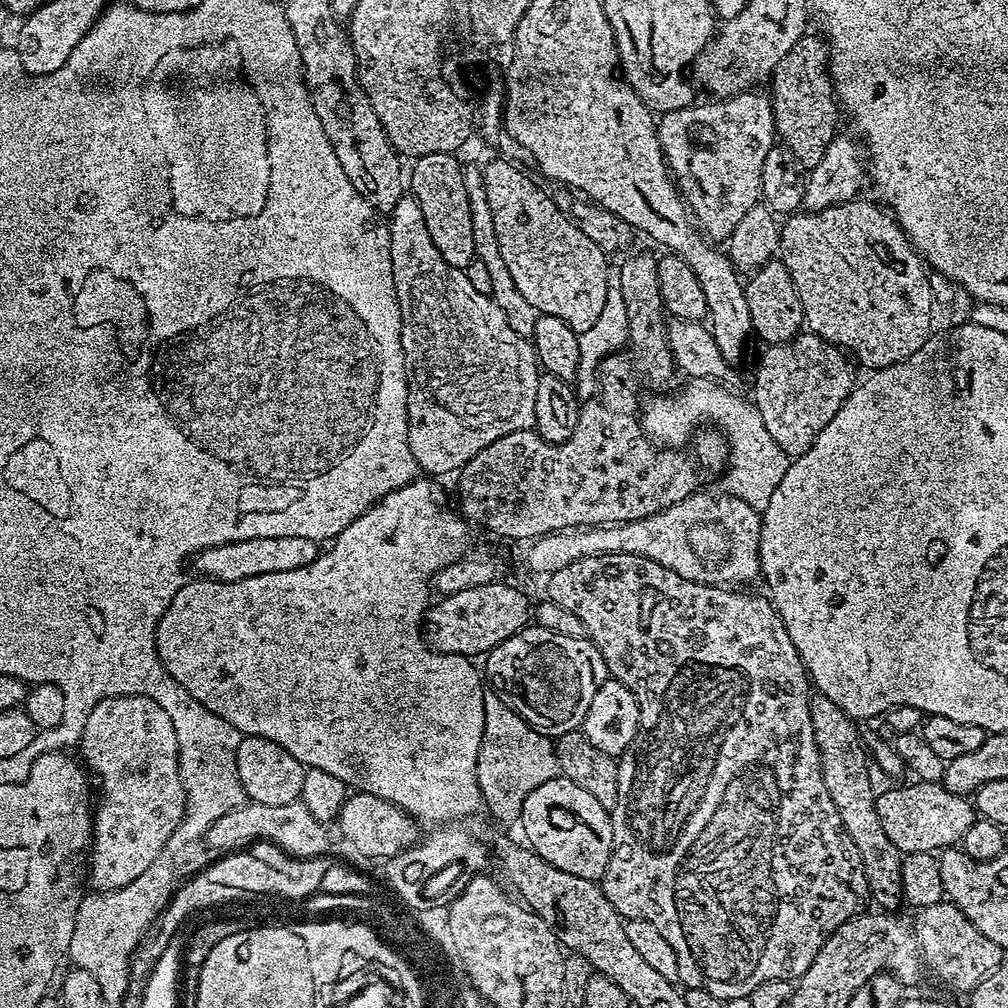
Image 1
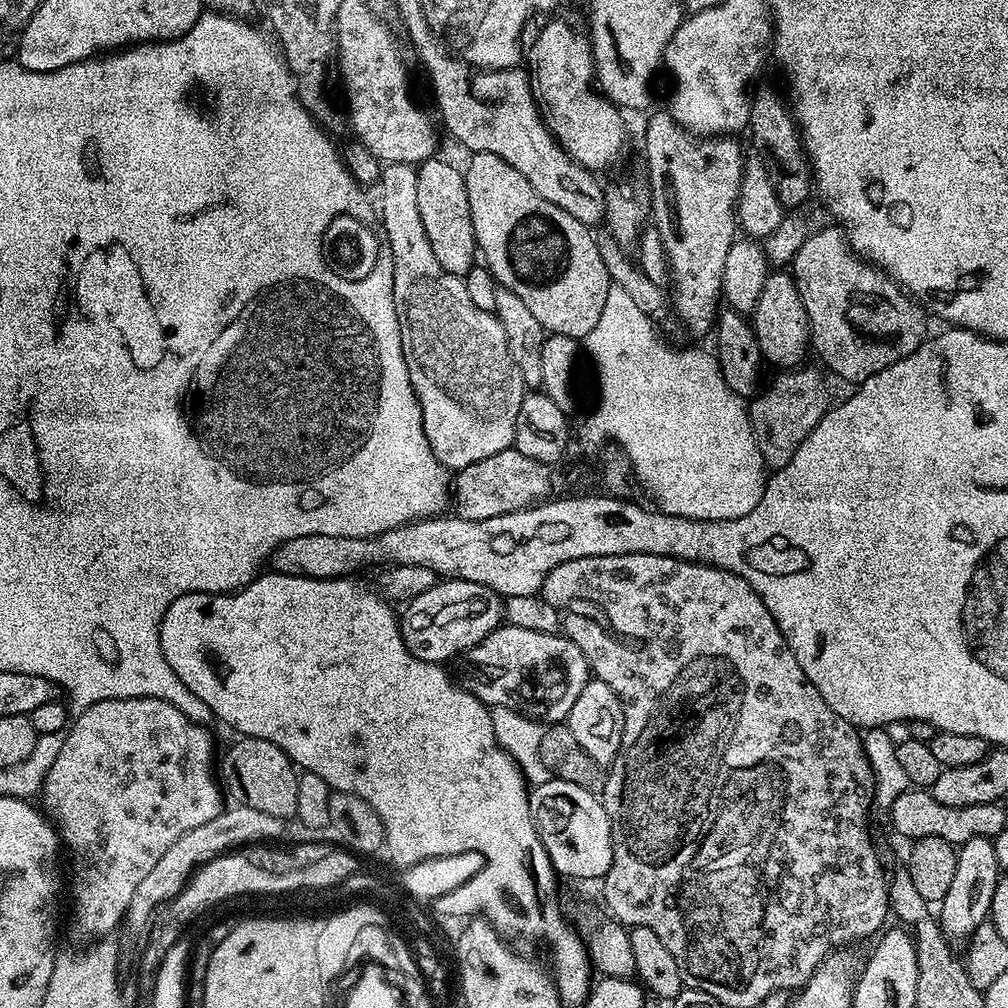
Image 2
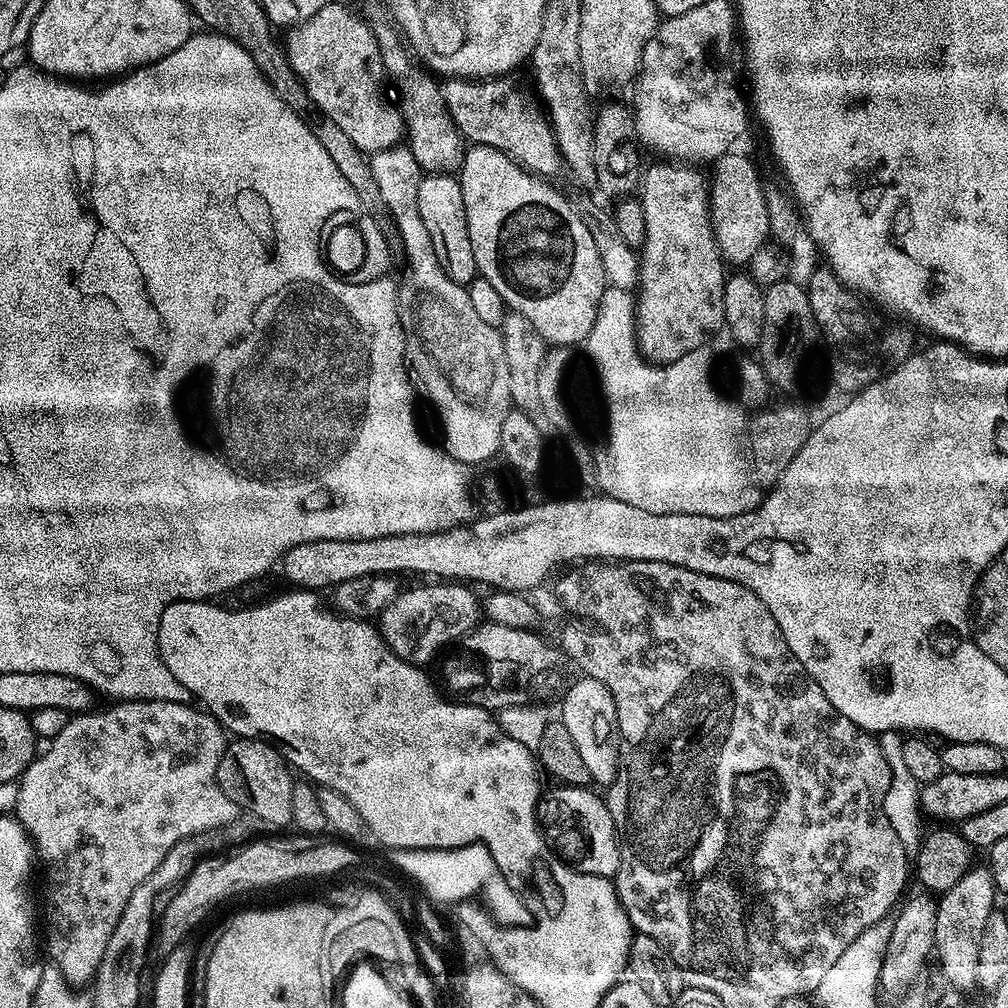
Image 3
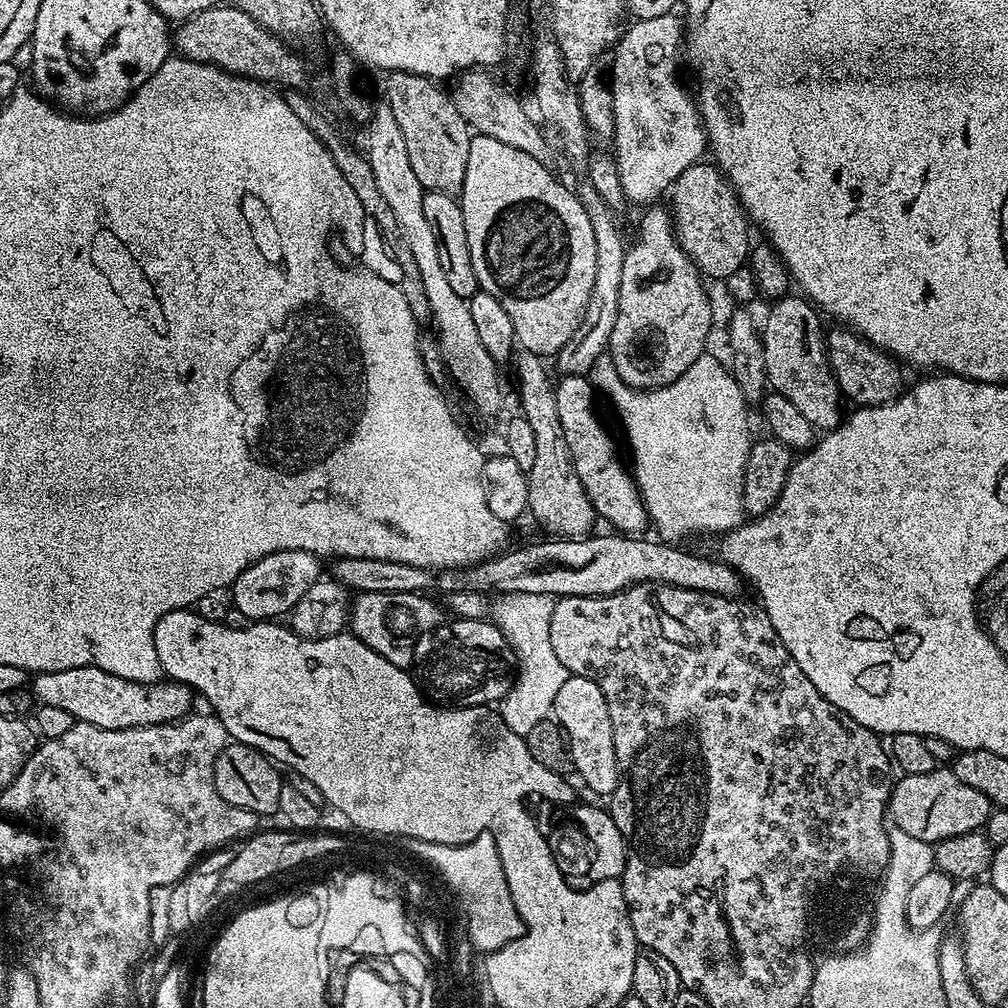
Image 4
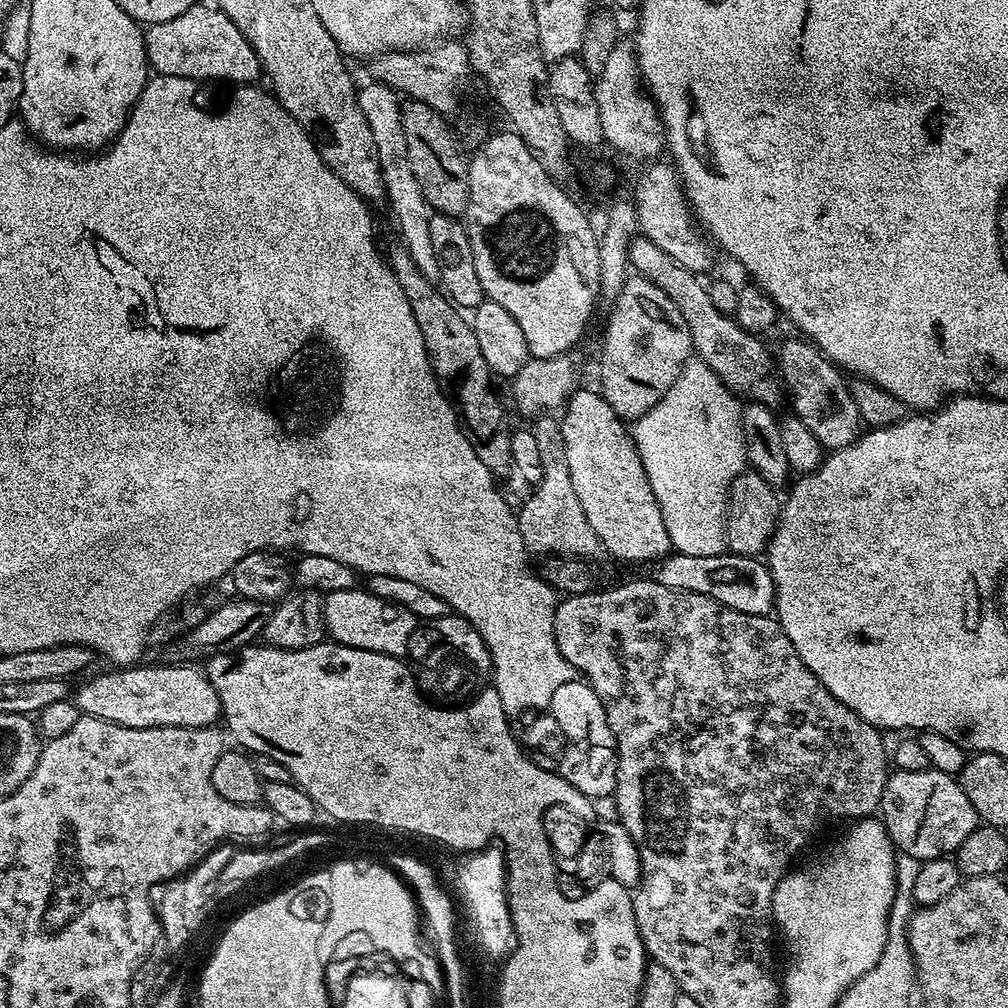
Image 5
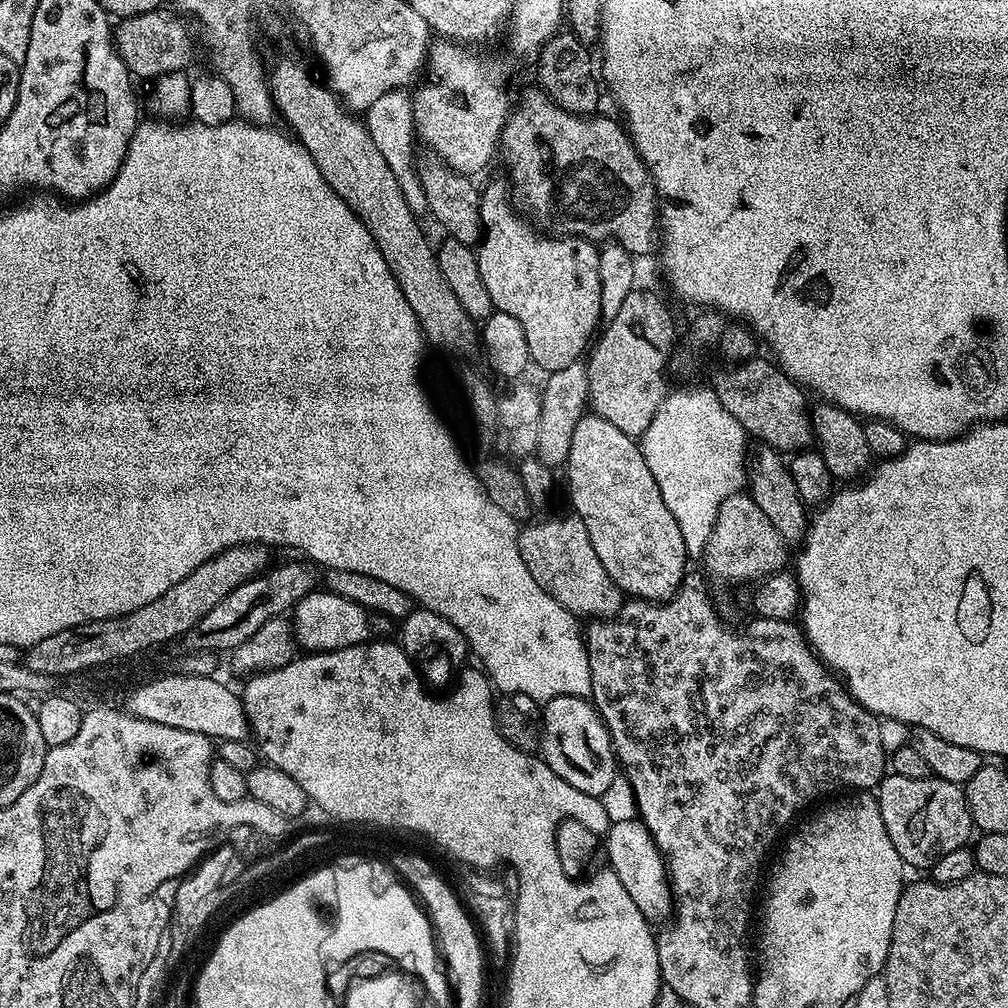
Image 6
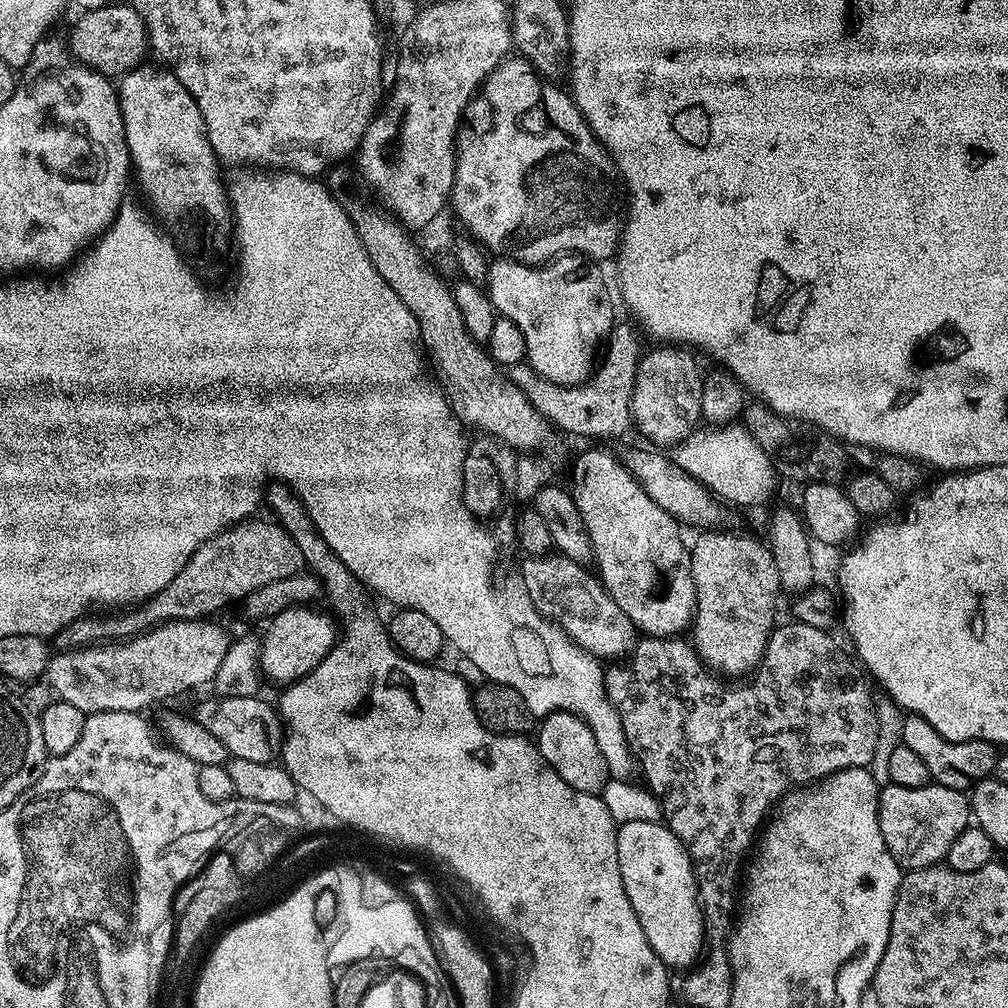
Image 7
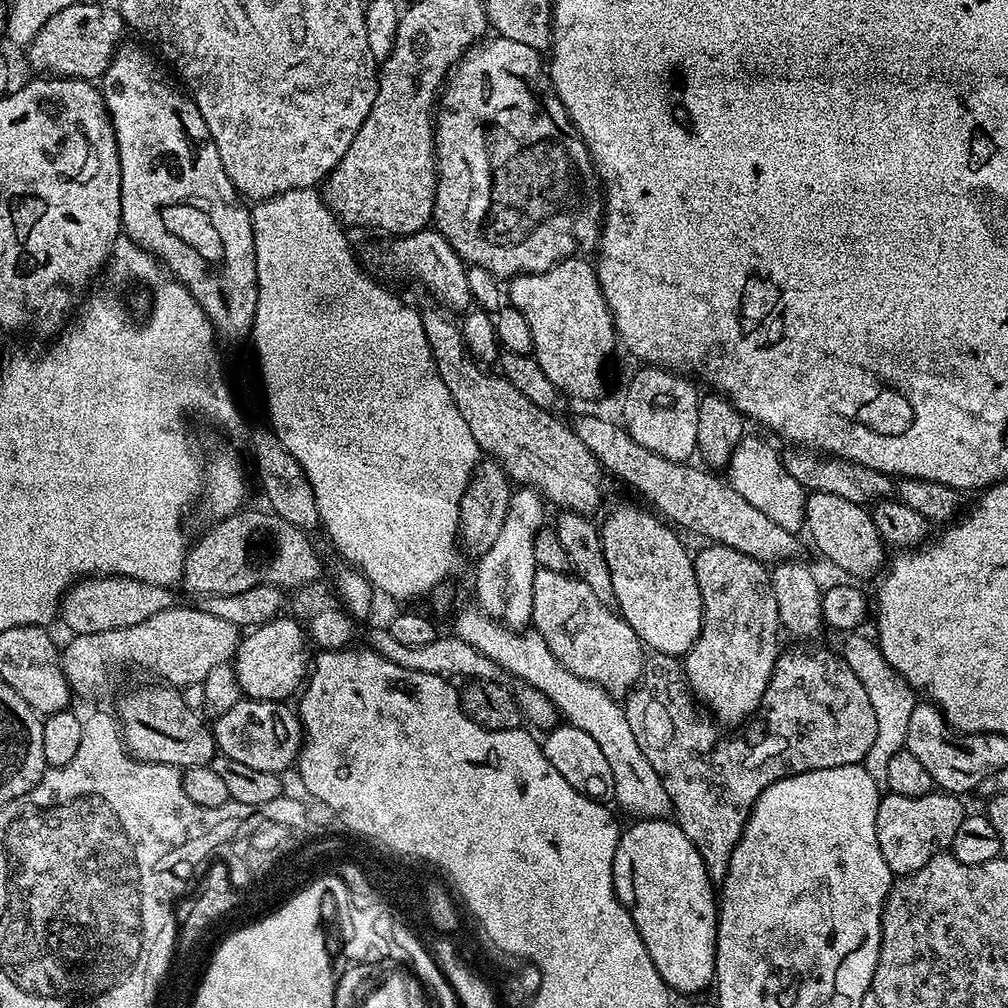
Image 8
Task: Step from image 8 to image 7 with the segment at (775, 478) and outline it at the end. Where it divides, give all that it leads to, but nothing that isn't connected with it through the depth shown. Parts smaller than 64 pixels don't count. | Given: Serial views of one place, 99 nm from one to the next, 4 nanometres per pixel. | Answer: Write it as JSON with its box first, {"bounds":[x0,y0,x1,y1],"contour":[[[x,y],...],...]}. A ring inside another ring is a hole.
{"bounds":[674,422,772,504],"contour":[[[736,422],[704,427],[708,428],[701,427],[699,430],[691,431],[675,445],[674,463],[677,467],[694,477],[721,501],[729,500],[732,504],[756,504],[759,500],[766,499],[772,490],[772,460],[762,450],[762,446],[754,442],[747,428]]]}

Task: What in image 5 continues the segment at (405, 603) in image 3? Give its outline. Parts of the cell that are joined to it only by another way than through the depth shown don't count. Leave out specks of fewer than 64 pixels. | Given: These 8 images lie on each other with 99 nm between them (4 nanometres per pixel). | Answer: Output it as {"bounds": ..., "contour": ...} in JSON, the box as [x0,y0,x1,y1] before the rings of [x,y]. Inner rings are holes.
{"bounds":[323,587,418,657],"contour":[[[359,587],[329,592],[323,601],[324,626],[327,635],[335,643],[354,646],[358,650],[374,650],[387,656],[407,657],[410,634],[414,634],[418,621],[410,610],[406,610],[406,606],[386,602]]]}

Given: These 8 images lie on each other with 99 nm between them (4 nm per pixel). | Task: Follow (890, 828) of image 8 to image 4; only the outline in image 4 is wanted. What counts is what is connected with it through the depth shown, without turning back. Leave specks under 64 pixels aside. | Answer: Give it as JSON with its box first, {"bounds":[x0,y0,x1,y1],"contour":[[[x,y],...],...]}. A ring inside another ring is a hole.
{"bounds":[888,766,994,846],"contour":[[[937,766],[930,774],[901,775],[893,783],[892,795],[888,797],[888,809],[891,821],[902,830],[906,830],[906,834],[911,834],[914,838],[920,838],[922,842],[935,846],[946,838],[954,838],[958,834],[983,829],[988,817],[994,811],[994,806],[990,802],[990,798],[986,798],[986,794],[978,794],[978,790],[974,790],[974,786],[966,786],[966,782],[962,782],[962,778],[954,775],[951,767]]]}

